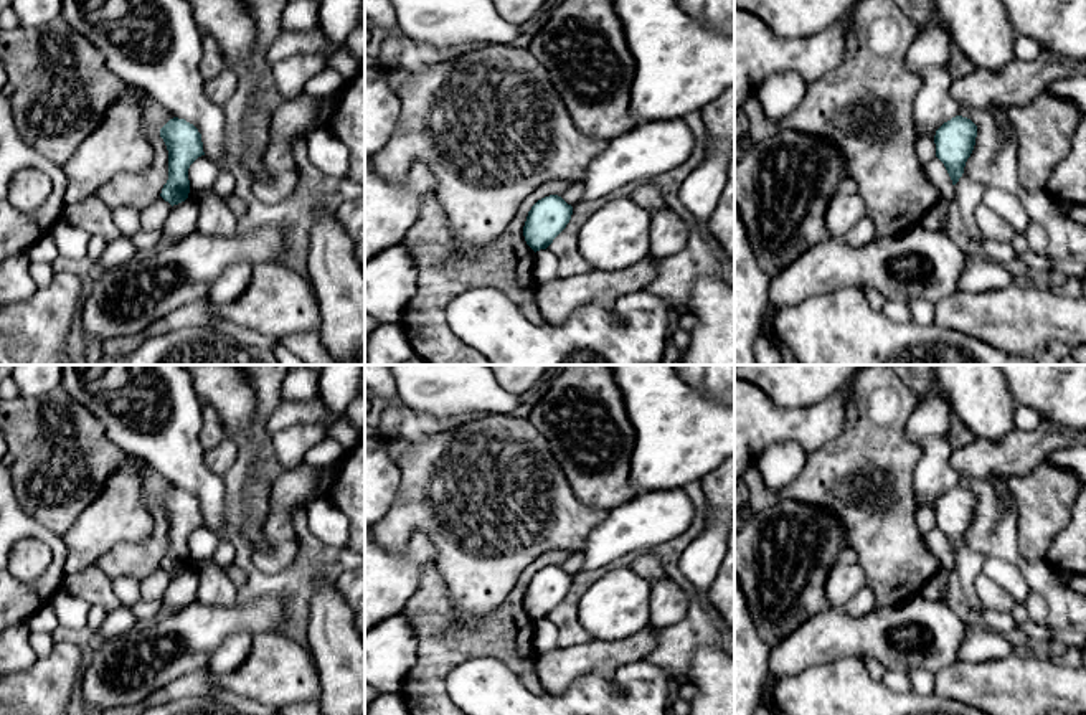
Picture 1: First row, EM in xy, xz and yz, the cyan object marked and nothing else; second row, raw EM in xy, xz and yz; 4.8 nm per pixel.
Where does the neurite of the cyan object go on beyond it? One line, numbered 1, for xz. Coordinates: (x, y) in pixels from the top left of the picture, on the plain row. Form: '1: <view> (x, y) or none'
1: none

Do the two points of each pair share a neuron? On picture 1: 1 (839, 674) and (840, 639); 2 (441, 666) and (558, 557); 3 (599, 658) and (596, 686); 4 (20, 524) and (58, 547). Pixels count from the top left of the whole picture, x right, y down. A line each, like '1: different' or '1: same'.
1: different
2: same
3: different
4: same

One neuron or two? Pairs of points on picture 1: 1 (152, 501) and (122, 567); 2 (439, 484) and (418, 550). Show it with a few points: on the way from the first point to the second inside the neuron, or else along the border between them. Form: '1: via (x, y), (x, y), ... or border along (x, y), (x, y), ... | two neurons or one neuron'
1: via (160, 519), (160, 535), (141, 555) | one neuron
2: border along (415, 530), (421, 530), (431, 540), (436, 562) | two neurons

